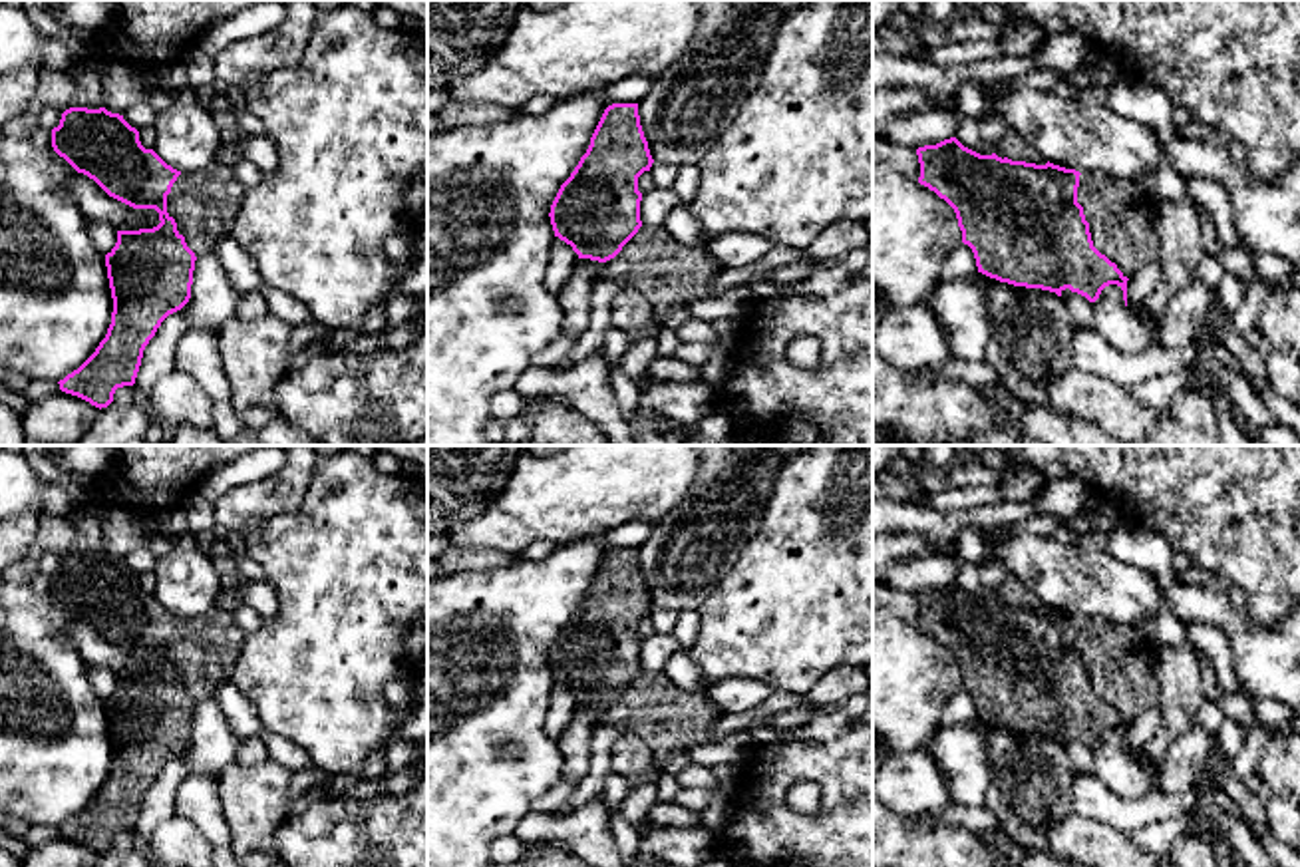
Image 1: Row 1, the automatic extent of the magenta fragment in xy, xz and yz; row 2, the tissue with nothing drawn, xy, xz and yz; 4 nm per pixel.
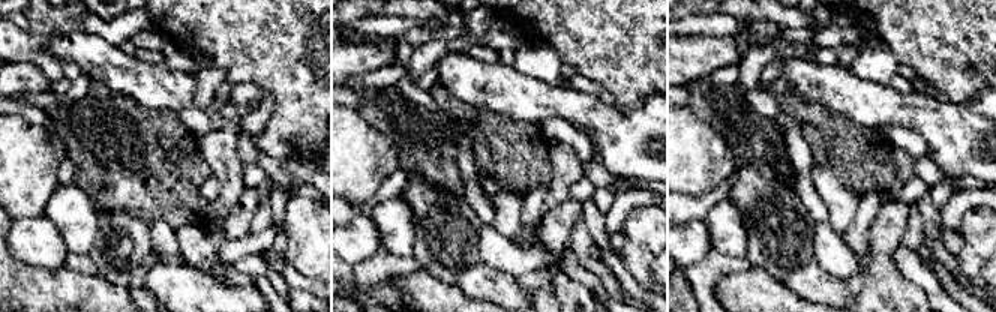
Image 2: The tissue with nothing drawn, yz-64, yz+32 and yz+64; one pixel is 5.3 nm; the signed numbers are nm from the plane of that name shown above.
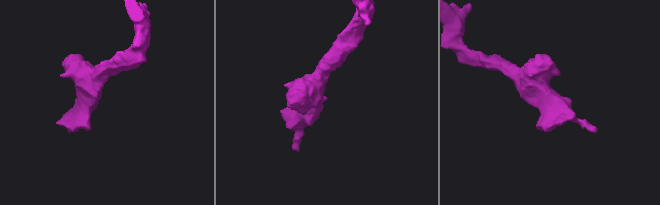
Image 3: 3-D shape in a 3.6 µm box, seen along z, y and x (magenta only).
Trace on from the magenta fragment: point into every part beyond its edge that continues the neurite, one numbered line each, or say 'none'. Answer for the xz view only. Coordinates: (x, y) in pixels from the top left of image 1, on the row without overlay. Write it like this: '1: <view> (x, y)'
1: xz (670, 720)

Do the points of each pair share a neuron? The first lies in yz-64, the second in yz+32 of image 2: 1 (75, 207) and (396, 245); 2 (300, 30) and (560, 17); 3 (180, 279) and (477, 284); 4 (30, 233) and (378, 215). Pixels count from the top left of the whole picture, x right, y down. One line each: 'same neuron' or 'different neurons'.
1: same neuron
2: same neuron
3: same neuron
4: different neurons

